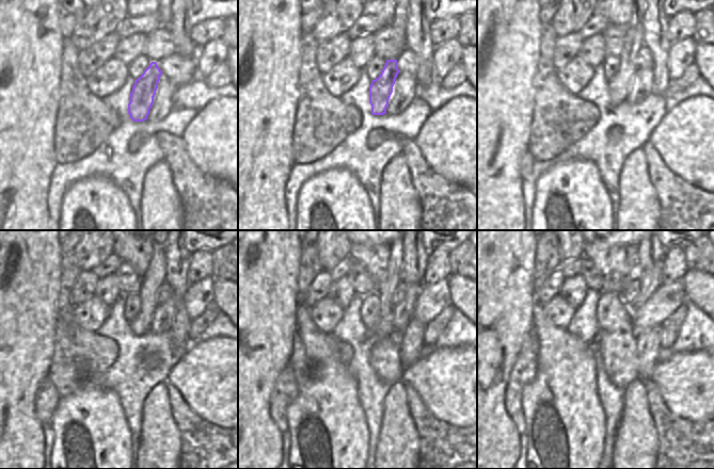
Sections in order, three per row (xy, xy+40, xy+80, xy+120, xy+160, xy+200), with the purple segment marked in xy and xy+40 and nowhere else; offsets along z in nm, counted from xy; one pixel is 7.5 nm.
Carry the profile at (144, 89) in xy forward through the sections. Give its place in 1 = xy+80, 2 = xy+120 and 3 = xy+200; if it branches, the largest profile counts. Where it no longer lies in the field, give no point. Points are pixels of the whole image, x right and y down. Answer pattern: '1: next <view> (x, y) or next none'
1: next xy+80 (618, 86)
2: next xy+120 (154, 277)
3: next xy+200 (632, 252)

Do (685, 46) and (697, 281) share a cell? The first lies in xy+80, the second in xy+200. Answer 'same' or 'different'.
different

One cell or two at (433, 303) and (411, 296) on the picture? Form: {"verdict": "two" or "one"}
{"verdict": "two"}

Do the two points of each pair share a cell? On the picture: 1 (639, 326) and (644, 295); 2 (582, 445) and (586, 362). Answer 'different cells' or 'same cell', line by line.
1: different cells
2: same cell

